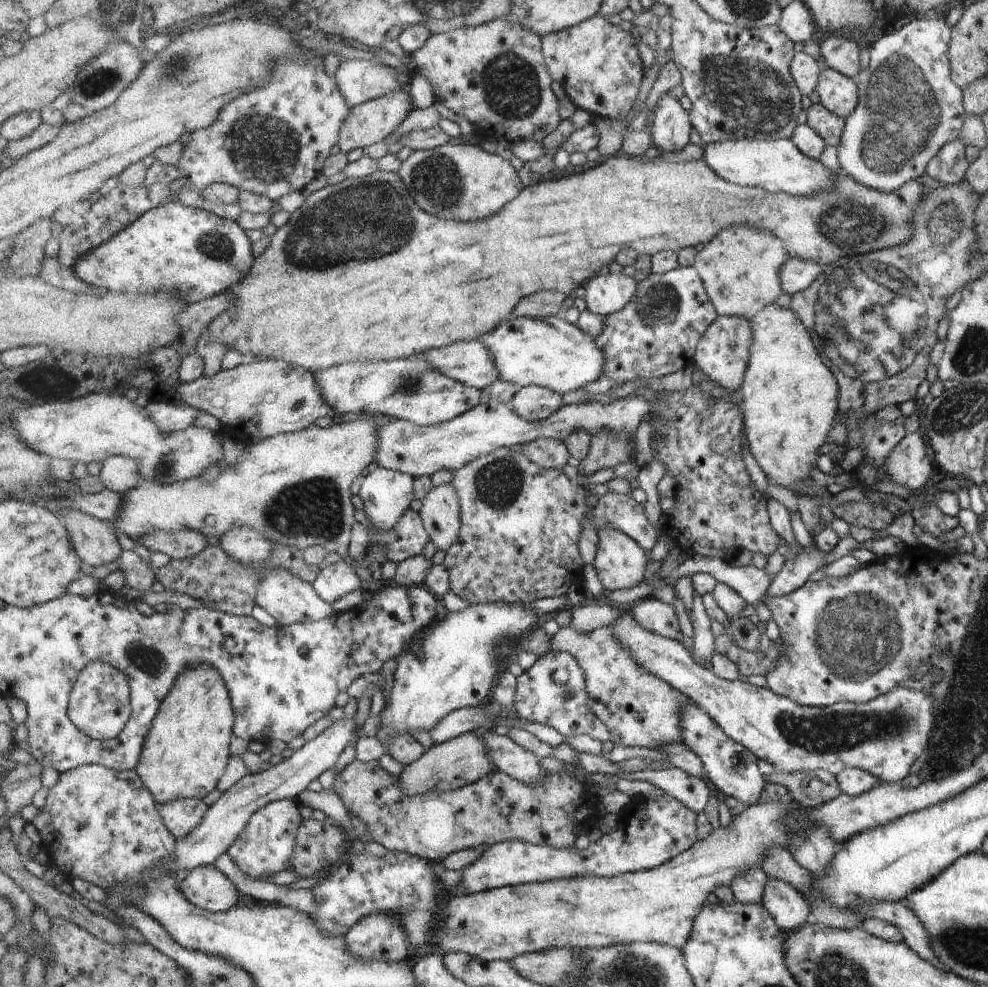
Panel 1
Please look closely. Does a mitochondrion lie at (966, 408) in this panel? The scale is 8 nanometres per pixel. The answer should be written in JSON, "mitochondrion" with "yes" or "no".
{"mitochondrion":"yes"}

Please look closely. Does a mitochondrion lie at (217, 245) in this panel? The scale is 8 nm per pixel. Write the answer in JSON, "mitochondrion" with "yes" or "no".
{"mitochondrion":"yes"}

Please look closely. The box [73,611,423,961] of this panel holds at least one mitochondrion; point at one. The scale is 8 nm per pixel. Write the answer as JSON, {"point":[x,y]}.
{"point":[150,661]}

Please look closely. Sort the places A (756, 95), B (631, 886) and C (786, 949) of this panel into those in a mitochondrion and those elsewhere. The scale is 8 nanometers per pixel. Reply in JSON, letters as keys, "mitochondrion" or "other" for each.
{"A":"mitochondrion","B":"other","C":"other"}

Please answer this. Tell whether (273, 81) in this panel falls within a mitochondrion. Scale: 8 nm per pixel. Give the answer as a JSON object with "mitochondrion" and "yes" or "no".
{"mitochondrion":"no"}

